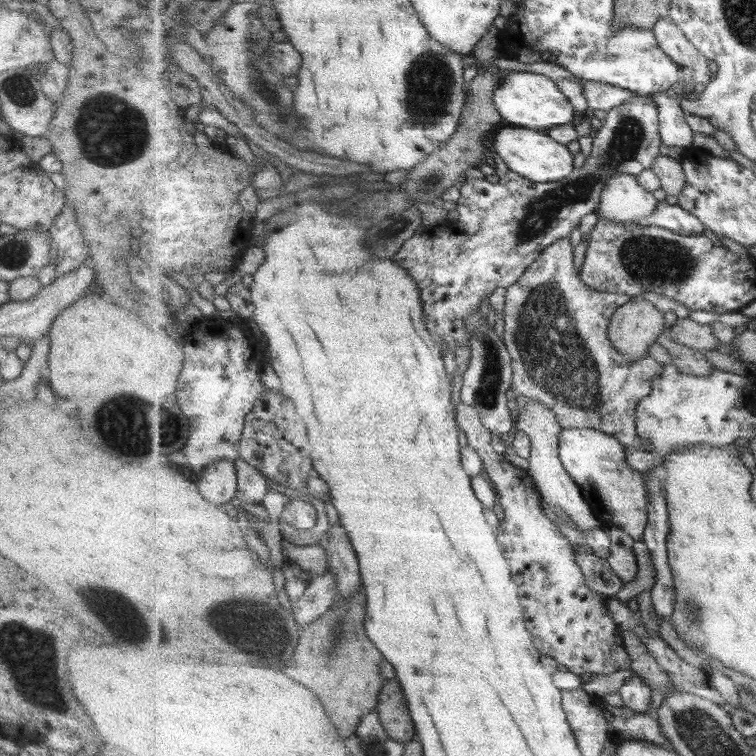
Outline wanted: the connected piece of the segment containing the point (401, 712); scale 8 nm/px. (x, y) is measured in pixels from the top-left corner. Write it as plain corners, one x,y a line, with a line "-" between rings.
397,680
384,683
377,711
391,739
403,745
417,740
417,728
406,703
404,690

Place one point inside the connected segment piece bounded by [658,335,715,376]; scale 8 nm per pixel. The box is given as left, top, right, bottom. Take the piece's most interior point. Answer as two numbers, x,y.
690,361

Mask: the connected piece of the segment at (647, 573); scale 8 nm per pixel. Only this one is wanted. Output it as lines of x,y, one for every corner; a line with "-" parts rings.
636,541
634,546
638,558
638,575
626,583
621,593
614,595
617,600
628,603
631,598
638,598
643,592
651,592
657,584
658,570
653,562
651,549
643,541

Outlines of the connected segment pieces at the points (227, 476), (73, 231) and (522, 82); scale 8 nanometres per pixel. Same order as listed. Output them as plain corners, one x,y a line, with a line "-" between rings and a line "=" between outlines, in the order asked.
217,461
194,475
200,492
213,504
229,504
239,495
235,461
=
64,204
47,231
56,249
57,262
53,265
57,276
71,272
89,261
89,247
71,205
=
510,71
500,82
494,95
495,104
505,125
541,131
575,122
574,104
571,104
559,84
543,74

